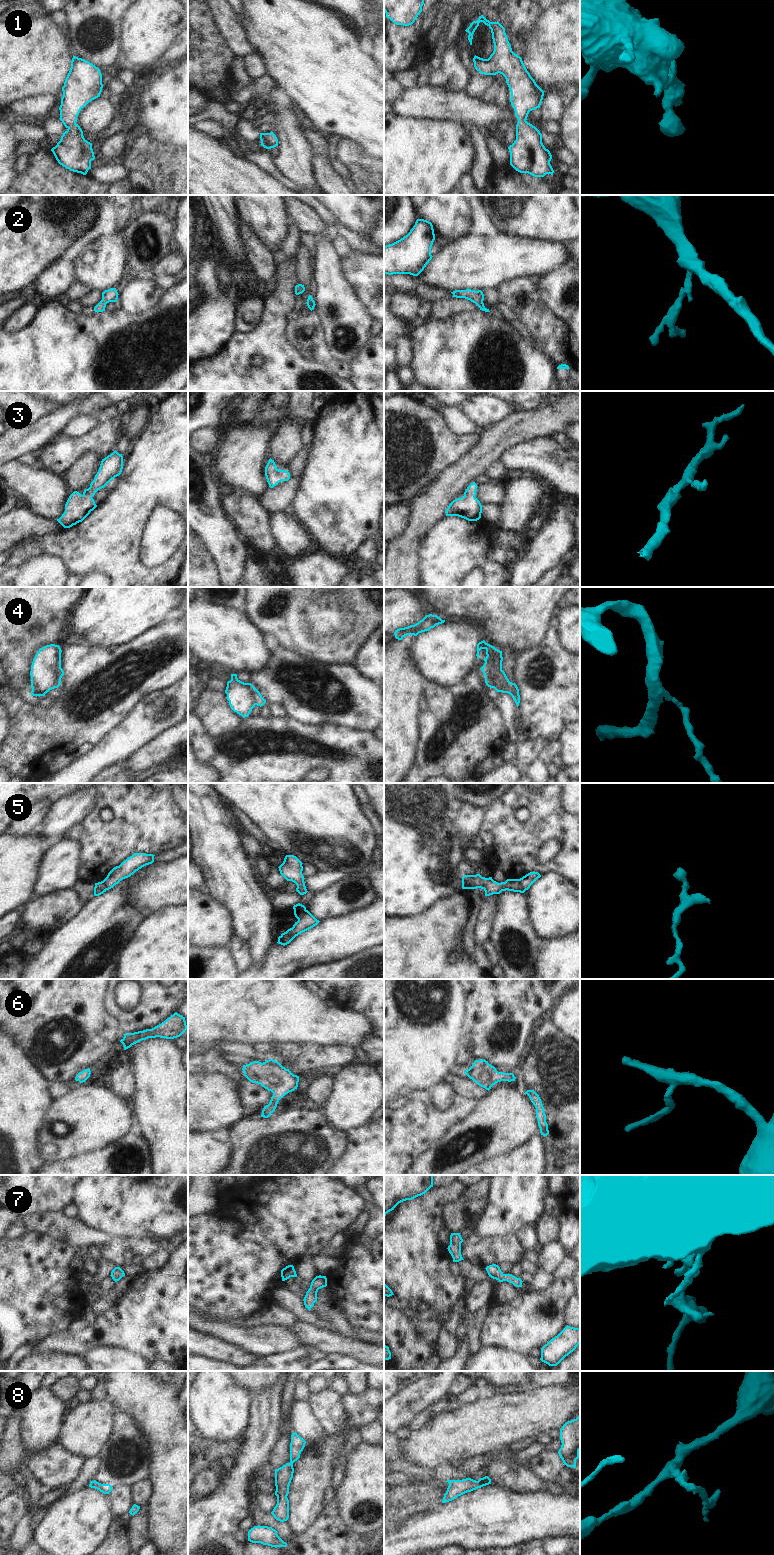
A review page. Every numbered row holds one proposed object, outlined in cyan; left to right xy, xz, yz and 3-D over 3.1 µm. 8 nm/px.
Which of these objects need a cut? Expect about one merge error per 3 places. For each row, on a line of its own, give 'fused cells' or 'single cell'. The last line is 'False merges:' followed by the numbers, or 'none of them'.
1: single cell
2: single cell
3: single cell
4: fused cells
5: fused cells
6: single cell
7: single cell
8: single cell
False merges: 4, 5

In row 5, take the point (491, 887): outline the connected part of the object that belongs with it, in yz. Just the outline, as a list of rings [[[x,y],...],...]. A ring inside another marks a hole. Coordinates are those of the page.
[[[480,874],[464,875],[462,877],[462,889],[481,888],[485,891],[485,896],[500,894],[502,891],[513,891],[523,893],[517,879],[507,879],[505,882],[498,883],[492,877],[485,878]]]

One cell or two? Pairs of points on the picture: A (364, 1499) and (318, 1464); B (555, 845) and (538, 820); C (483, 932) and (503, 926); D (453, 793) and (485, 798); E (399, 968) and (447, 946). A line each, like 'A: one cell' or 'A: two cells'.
A: two cells
B: two cells
C: two cells
D: one cell
E: one cell

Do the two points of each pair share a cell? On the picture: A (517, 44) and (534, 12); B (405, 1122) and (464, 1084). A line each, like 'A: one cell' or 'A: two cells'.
A: one cell
B: one cell

